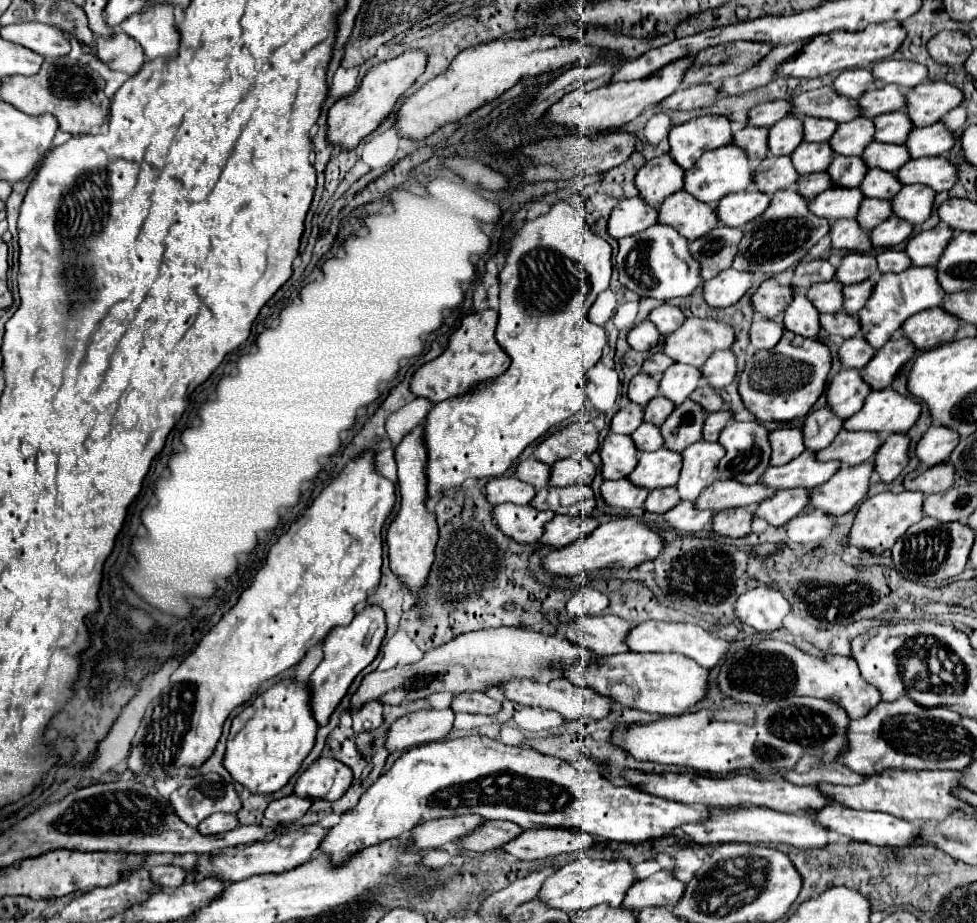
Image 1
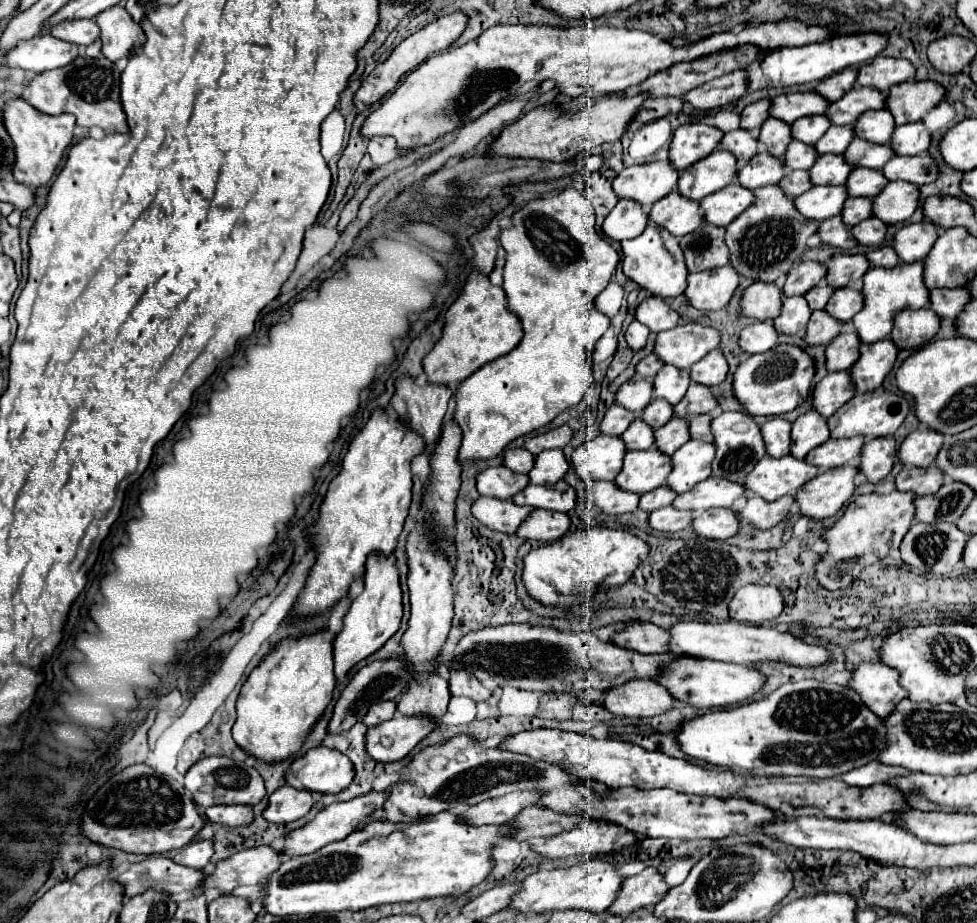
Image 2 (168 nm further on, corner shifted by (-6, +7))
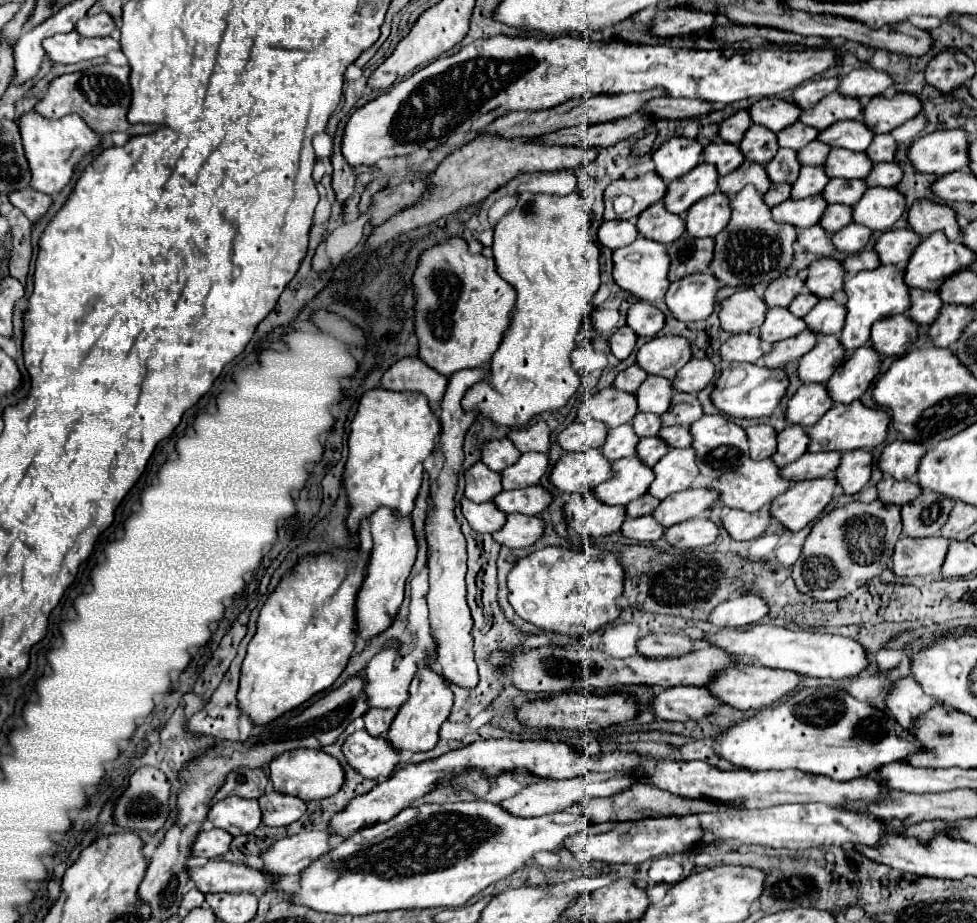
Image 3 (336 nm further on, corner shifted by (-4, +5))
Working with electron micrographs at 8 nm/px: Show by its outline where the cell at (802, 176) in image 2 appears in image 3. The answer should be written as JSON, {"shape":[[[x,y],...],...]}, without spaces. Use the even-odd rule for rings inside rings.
{"shape":[[[777,184],[777,186],[769,188],[769,192],[763,196],[763,200],[765,200],[765,204],[769,208],[773,208],[773,206],[785,202],[789,198],[789,194],[791,194],[791,186],[789,184]]]}

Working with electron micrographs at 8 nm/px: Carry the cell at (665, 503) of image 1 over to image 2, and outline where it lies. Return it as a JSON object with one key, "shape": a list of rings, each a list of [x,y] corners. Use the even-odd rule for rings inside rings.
{"shape":[[[663,484],[663,486],[659,486],[659,488],[655,488],[655,490],[647,492],[647,494],[643,494],[643,496],[641,496],[641,502],[639,502],[639,508],[651,512],[651,510],[669,506],[669,504],[673,504],[675,496],[677,496],[677,494],[675,494],[667,484]]]}

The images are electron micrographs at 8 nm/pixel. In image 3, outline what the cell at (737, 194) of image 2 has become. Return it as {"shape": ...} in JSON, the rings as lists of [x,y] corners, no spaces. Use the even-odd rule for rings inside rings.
{"shape":[[[717,190],[715,194],[701,198],[697,204],[693,204],[693,208],[687,210],[685,230],[689,236],[713,238],[727,226],[729,218],[731,218],[729,198]]]}

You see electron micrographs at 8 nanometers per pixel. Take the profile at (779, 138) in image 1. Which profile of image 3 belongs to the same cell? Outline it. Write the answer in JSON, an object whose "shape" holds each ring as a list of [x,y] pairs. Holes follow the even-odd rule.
{"shape":[[[751,124],[747,128],[747,132],[743,134],[743,140],[737,146],[741,148],[741,154],[745,156],[745,160],[757,162],[757,164],[763,164],[763,166],[779,150],[777,136],[773,132],[769,132],[765,126],[759,126],[759,124]]]}

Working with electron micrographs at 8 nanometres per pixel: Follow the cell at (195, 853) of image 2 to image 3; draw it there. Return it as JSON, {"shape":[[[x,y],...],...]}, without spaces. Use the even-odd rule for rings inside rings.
{"shape":[[[211,828],[201,832],[193,844],[193,856],[203,856],[203,858],[217,858],[223,856],[229,850],[233,836],[221,828]]]}

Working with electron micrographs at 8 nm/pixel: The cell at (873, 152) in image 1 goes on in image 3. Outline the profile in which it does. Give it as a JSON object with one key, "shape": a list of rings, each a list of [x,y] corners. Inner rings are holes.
{"shape":[[[831,148],[825,164],[825,174],[829,178],[865,178],[869,170],[873,168],[871,160],[865,156],[865,152],[851,152],[845,148]]]}

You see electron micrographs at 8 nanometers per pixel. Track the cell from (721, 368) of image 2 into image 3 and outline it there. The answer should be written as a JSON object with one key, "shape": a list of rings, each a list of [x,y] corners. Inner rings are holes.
{"shape":[[[689,360],[675,376],[673,388],[681,392],[699,392],[703,390],[715,374],[715,366],[711,360]]]}

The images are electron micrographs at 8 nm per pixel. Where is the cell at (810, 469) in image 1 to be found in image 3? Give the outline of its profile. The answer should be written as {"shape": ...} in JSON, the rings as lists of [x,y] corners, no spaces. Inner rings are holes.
{"shape":[[[769,458],[767,460],[745,460],[745,464],[741,464],[741,468],[727,472],[725,476],[719,476],[717,480],[711,480],[707,484],[709,490],[719,492],[719,502],[725,508],[737,508],[737,510],[745,510],[745,512],[761,510],[771,500],[781,496],[789,486],[791,486],[791,482],[783,480],[779,476],[779,468]]]}

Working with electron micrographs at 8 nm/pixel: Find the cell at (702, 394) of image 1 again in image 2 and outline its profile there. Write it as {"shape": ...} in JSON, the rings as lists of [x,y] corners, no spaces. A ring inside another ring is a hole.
{"shape":[[[691,384],[685,398],[675,406],[675,416],[685,418],[687,414],[709,414],[717,408],[717,400],[711,394],[711,388],[707,386],[699,386],[699,384]]]}

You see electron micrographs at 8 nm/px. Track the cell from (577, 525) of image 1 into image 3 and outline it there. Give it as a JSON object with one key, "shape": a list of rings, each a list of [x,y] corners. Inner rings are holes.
{"shape":[[[509,514],[503,528],[493,532],[493,538],[501,546],[509,548],[525,548],[535,544],[543,534],[545,522],[539,516],[523,516],[523,514]]]}

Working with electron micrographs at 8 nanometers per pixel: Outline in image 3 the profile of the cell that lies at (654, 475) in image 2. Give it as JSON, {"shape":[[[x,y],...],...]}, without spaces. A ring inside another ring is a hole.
{"shape":[[[637,456],[615,460],[611,468],[613,476],[593,488],[587,496],[593,496],[595,500],[601,500],[611,506],[627,506],[631,500],[641,498],[653,482],[653,470],[641,464]]]}

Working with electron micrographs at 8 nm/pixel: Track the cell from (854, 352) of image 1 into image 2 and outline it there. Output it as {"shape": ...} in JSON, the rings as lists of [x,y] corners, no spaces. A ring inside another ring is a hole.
{"shape":[[[843,332],[835,340],[829,342],[827,346],[827,370],[829,372],[839,372],[839,370],[849,370],[855,364],[855,358],[859,358],[859,338],[855,338],[855,332]]]}

